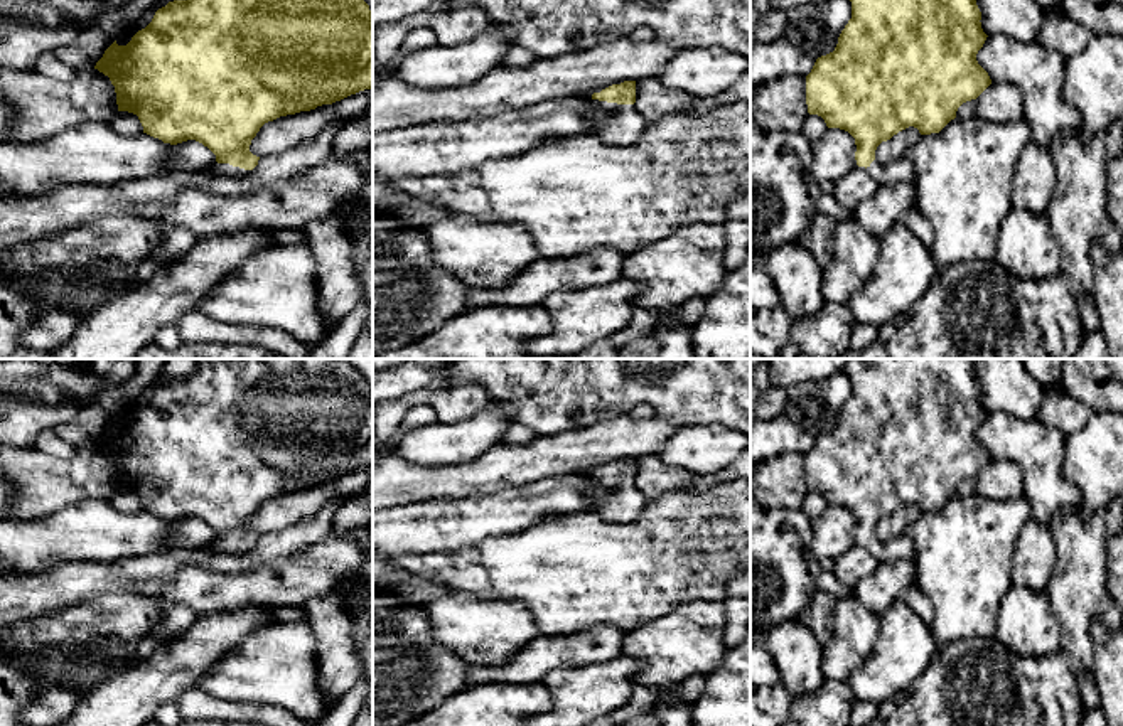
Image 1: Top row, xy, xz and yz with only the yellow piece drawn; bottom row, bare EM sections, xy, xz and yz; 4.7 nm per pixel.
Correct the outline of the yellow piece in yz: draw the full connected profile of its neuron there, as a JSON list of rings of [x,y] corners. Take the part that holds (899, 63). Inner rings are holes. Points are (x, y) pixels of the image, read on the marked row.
[[[850,0],[852,19],[841,30],[833,52],[816,59],[806,76],[806,104],[828,128],[840,128],[855,138],[855,160],[865,167],[879,185],[907,182],[916,185],[912,163],[900,157],[887,165],[875,160],[882,141],[914,126],[921,135],[939,133],[956,118],[958,108],[976,99],[990,84],[988,72],[978,64],[976,54],[986,40],[976,0]]]

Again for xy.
[[[174,0],[126,45],[115,40],[94,69],[110,77],[118,111],[137,115],[143,133],[170,145],[196,140],[216,155],[212,173],[248,175],[260,160],[250,145],[265,123],[373,89],[373,15],[364,0]]]

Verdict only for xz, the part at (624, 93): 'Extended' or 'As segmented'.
Extended

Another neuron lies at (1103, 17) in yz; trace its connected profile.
[[[1061,0],[1061,10],[1093,35],[1123,37],[1123,5],[1116,0]]]

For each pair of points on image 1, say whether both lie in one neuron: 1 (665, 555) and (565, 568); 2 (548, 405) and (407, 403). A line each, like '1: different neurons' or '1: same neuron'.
1: same neuron
2: different neurons

